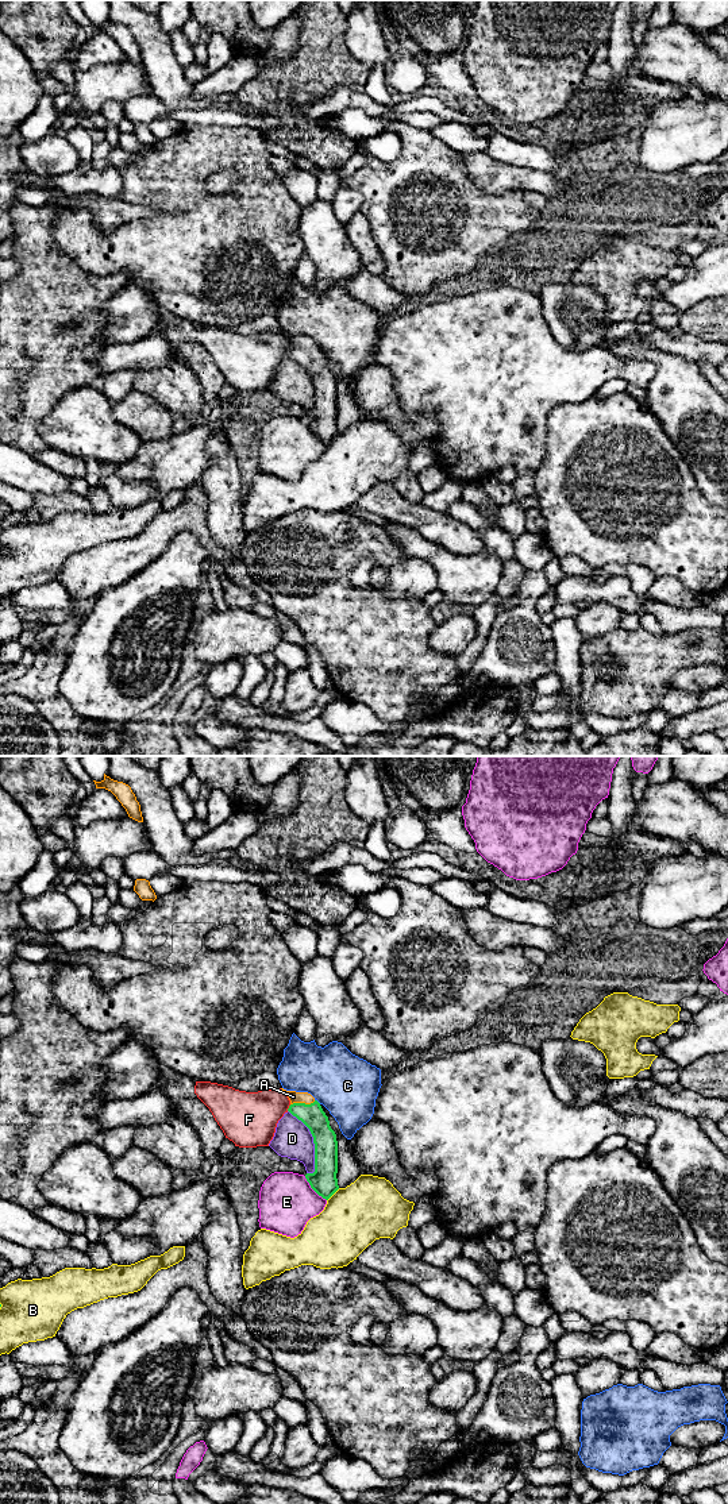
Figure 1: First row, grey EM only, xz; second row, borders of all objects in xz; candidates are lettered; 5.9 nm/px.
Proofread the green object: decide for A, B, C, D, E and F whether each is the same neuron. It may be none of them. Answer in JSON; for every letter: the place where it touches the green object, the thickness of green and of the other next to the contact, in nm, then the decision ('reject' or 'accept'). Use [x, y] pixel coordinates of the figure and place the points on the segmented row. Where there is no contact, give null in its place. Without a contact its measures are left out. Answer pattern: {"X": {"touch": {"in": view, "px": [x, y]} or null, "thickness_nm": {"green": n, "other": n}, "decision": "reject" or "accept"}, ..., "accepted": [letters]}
{"A": {"touch": {"in": "xz", "px": [303, 1103]}, "thickness_nm": {"green": 140, "other": 70}, "decision": "accept"}, "B": {"touch": {"in": "xz", "px": [332, 1194]}, "thickness_nm": {"green": 160, "other": 380}, "decision": "reject"}, "C": {"touch": {"in": "xz", "px": [316, 1100]}, "thickness_nm": {"green": 140, "other": 360}, "decision": "reject"}, "D": {"touch": {"in": "xz", "px": [314, 1141]}, "thickness_nm": {"green": 160, "other": 220}, "decision": "reject"}, "E": {"touch": {"in": "xz", "px": [314, 1190]}, "thickness_nm": {"green": 160, "other": 340}, "decision": "reject"}, "F": {"touch": {"in": "xz", "px": [289, 1107]}, "thickness_nm": {"green": 140, "other": 320}, "decision": "reject"}, "accepted": ["A"]}

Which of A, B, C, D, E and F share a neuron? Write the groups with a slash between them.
A / B / C / D / E / F

